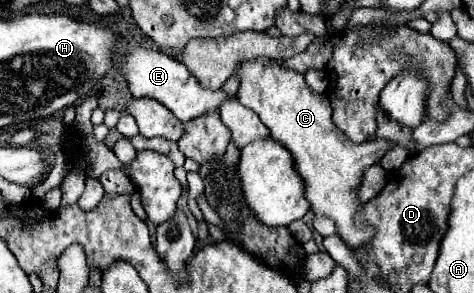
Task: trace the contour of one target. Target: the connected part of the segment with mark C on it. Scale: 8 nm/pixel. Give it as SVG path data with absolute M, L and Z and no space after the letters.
M260 56L256 60L246 60L236 68L240 76L240 88L236 98L240 104L254 110L264 126L270 128L270 136L284 144L294 160L300 176L306 184L306 198L316 214L334 218L338 226L338 236L350 246L362 246L374 230L356 228L354 214L362 206L356 198L356 188L360 184L364 168L378 162L396 144L390 140L368 140L364 144L352 144L332 122L332 106L326 94L316 94L304 80L304 74L282 66L278 60Z

